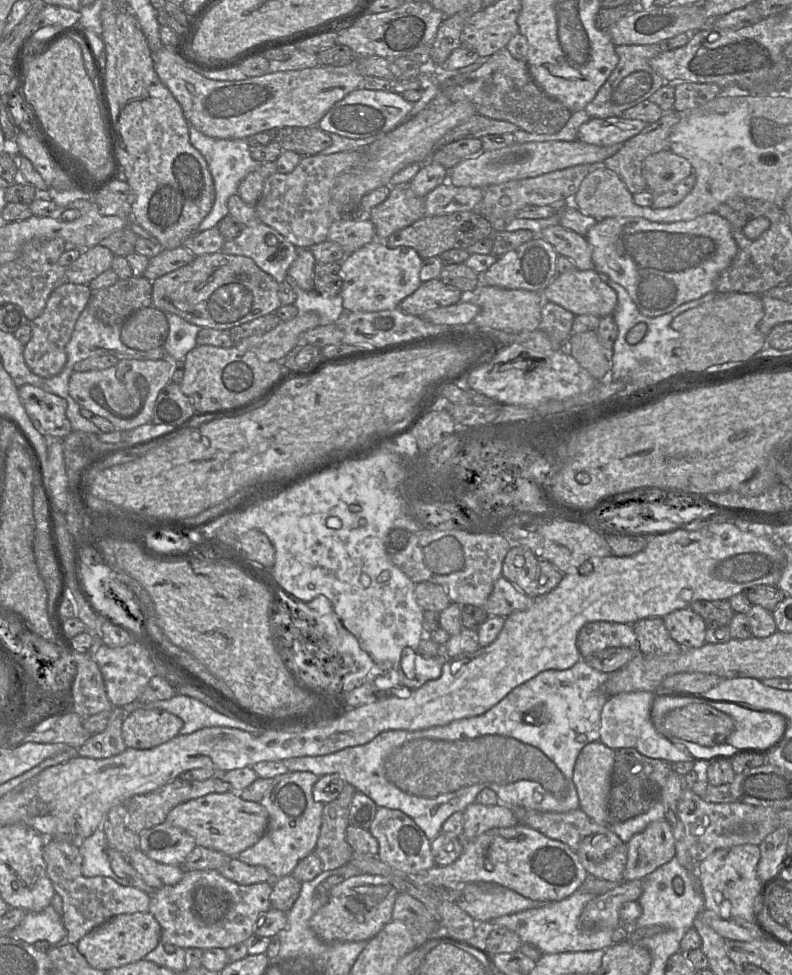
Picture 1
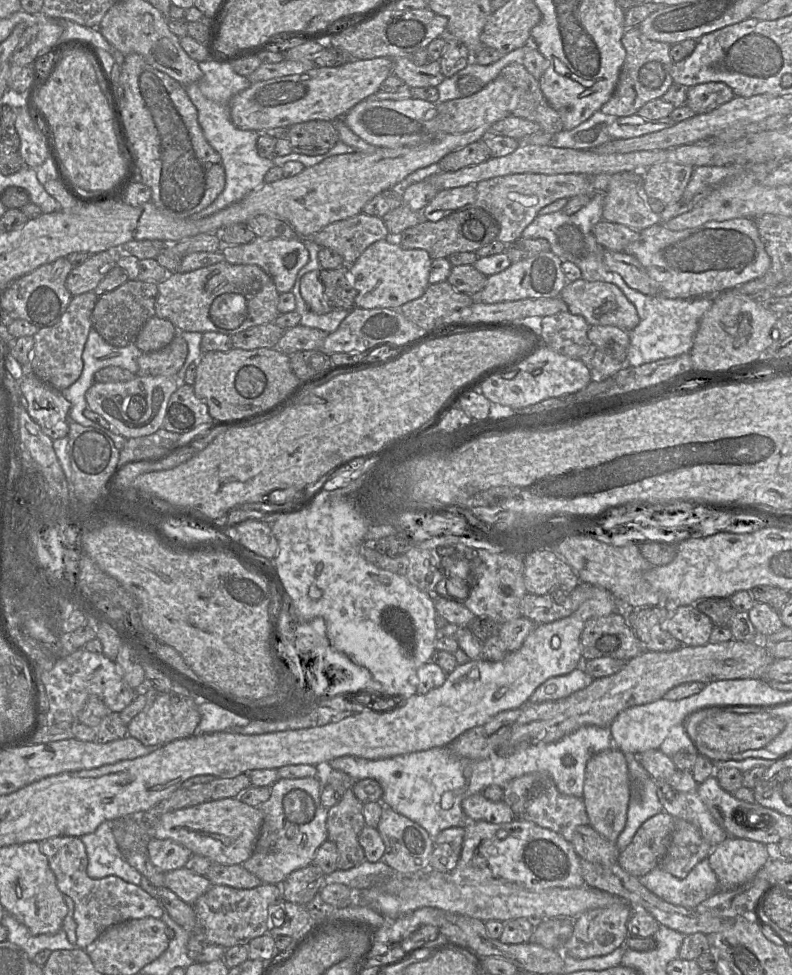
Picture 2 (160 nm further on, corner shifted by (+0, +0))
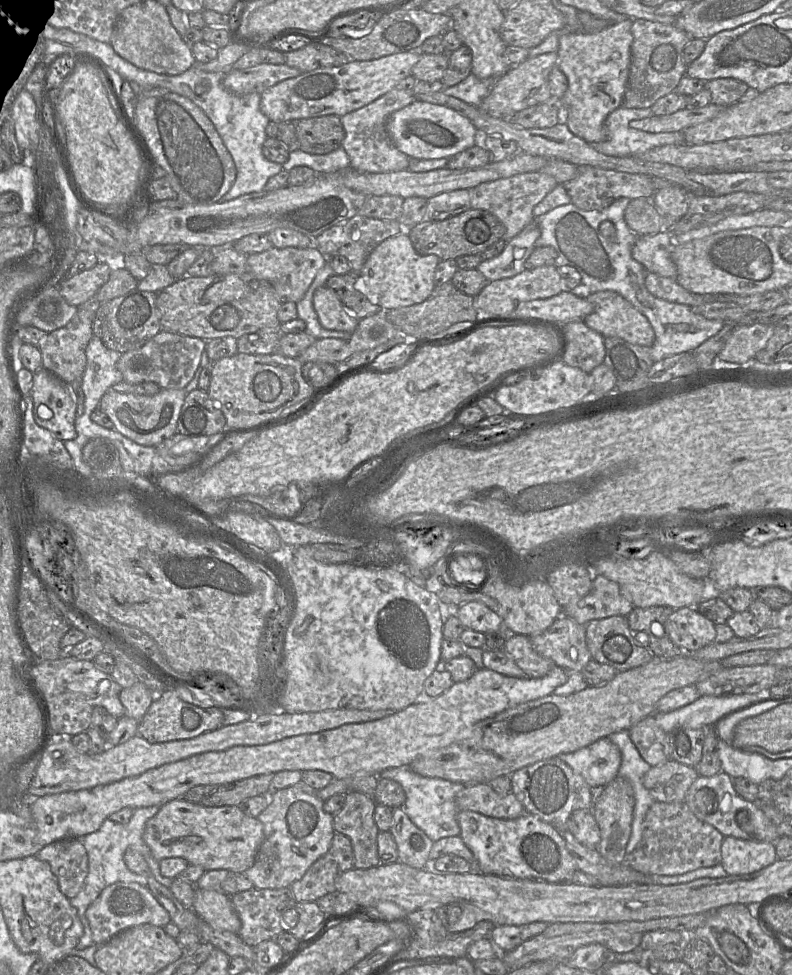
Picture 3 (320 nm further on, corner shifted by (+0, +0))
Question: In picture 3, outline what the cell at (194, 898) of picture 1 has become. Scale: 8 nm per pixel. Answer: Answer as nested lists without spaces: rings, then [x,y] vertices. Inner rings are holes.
[[[253,887],[232,895],[230,899],[241,921],[238,935],[251,947],[255,947],[263,941],[275,939],[284,932],[281,926],[282,915],[297,903],[290,888],[258,889]]]

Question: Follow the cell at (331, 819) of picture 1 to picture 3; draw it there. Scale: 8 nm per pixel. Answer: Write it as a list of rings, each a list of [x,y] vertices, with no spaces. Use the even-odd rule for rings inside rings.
[[[359,792],[345,795],[343,808],[333,816],[335,833],[351,841],[354,868],[367,869],[380,864],[377,851],[379,829],[374,821],[375,801]]]

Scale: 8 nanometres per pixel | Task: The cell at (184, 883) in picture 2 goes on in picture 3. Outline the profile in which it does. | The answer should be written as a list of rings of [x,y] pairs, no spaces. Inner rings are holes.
[[[195,888],[193,911],[215,929],[238,934],[241,921],[230,896],[211,889]]]

